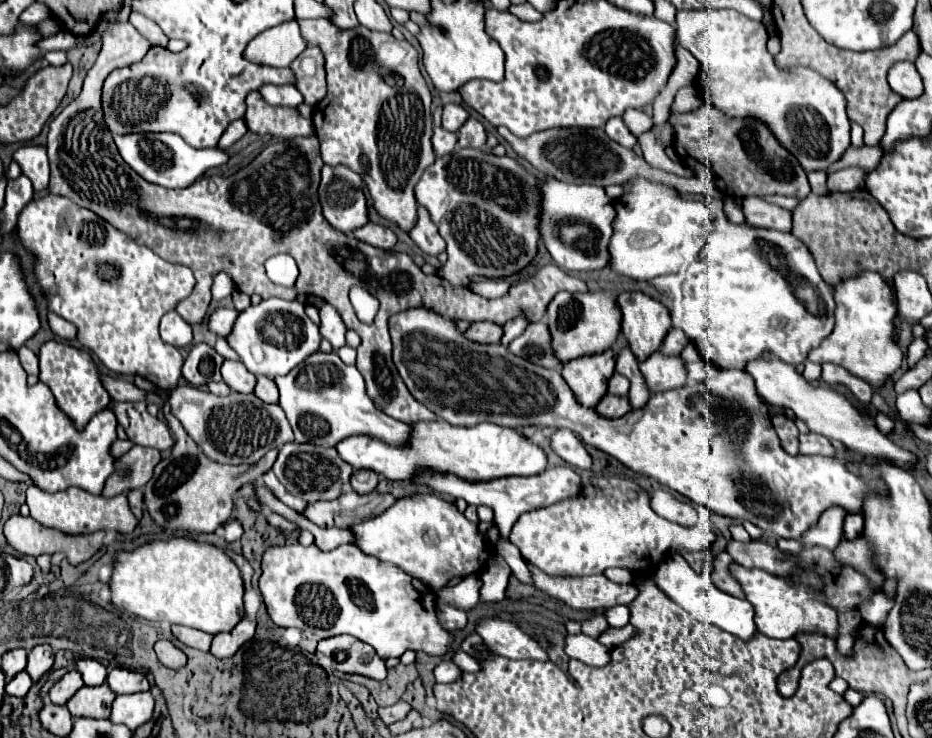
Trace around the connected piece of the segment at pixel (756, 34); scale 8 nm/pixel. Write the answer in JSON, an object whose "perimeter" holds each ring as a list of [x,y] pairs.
{"perimeter":[[[681,10],[677,12],[677,36],[679,44],[687,48],[701,64],[693,86],[703,94],[703,98],[707,98],[717,110],[723,110],[723,114],[729,118],[755,118],[763,122],[771,134],[779,138],[781,146],[795,154],[805,172],[827,170],[849,148],[851,142],[849,118],[845,114],[845,96],[833,82],[809,68],[779,68],[765,48],[767,30],[763,22],[755,22],[735,10]]]}

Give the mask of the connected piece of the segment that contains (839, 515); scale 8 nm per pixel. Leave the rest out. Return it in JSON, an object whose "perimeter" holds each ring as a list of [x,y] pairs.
{"perimeter":[[[827,508],[819,522],[815,526],[811,526],[803,538],[799,538],[799,542],[803,546],[825,546],[829,550],[835,550],[835,546],[841,542],[841,534],[843,534],[843,518],[845,518],[845,510],[843,508]]]}

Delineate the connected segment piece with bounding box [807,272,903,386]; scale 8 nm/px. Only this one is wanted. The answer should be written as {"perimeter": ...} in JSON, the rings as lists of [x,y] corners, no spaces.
{"perimeter":[[[863,272],[857,278],[845,280],[835,288],[835,304],[837,322],[833,332],[821,342],[819,348],[811,350],[807,358],[817,364],[831,362],[843,366],[869,384],[883,384],[885,378],[899,370],[903,362],[903,352],[893,342],[893,318],[897,308],[893,304],[891,286],[887,286],[879,274]]]}

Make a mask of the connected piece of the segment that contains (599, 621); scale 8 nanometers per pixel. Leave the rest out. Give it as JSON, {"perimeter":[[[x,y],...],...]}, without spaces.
{"perimeter":[[[597,614],[595,618],[591,618],[591,620],[583,622],[581,632],[583,632],[583,634],[587,634],[587,636],[591,636],[591,638],[599,638],[607,628],[609,628],[607,620],[605,620],[605,618],[601,618],[601,614]]]}

